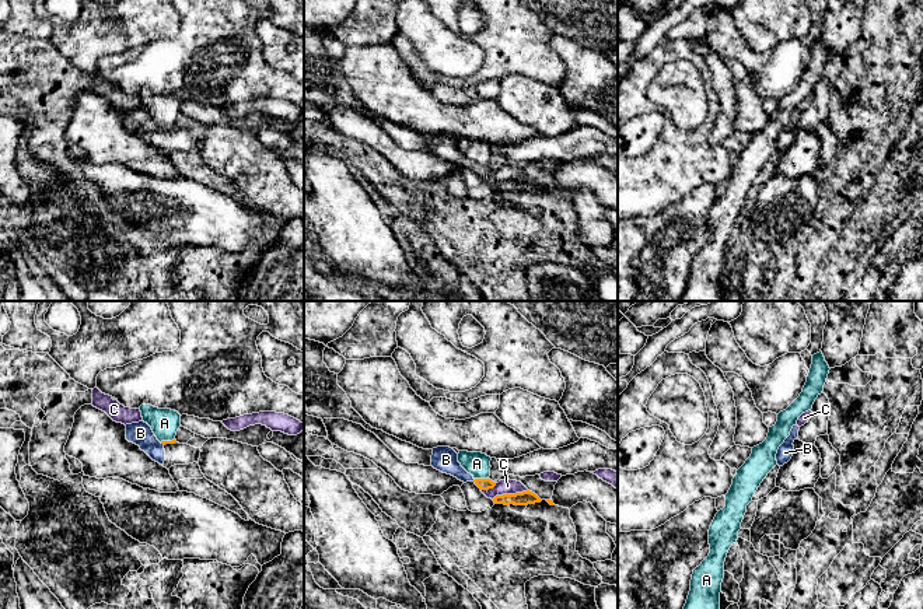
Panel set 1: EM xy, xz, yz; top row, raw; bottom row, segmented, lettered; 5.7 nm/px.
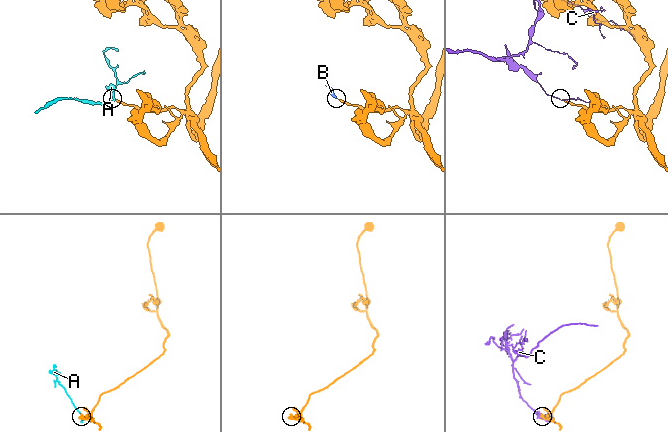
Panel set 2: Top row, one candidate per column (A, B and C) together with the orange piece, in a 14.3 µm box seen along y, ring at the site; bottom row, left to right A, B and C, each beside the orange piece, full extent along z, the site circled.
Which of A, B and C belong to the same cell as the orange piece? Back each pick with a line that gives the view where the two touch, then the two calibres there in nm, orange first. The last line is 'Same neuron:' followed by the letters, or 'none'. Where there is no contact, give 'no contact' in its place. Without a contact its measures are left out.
B: meets orange in xy; 20 nm thick on the orange side, 130 nm on the other
Same neuron: B

